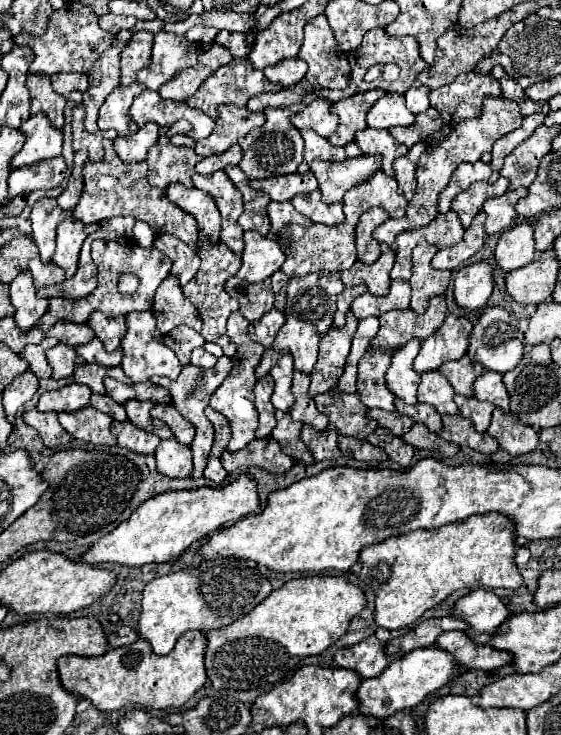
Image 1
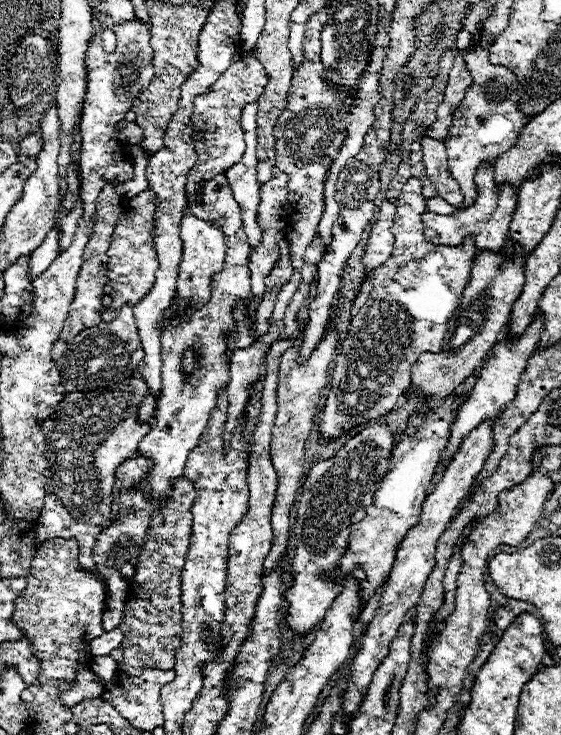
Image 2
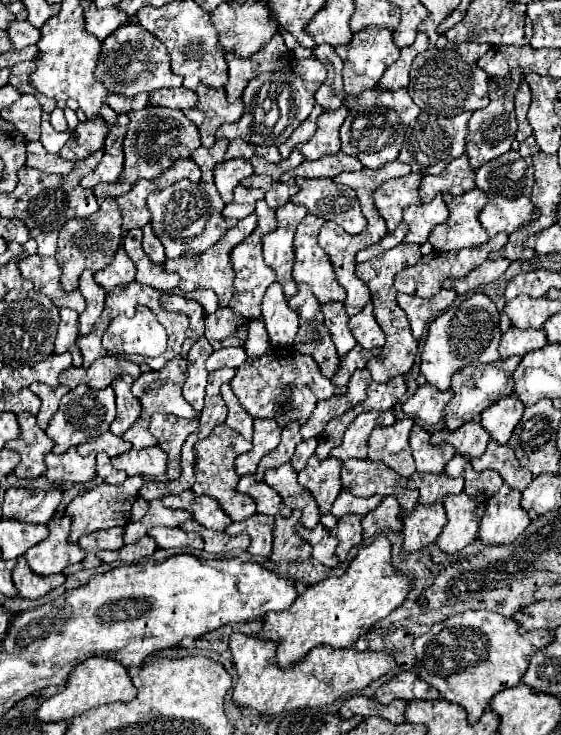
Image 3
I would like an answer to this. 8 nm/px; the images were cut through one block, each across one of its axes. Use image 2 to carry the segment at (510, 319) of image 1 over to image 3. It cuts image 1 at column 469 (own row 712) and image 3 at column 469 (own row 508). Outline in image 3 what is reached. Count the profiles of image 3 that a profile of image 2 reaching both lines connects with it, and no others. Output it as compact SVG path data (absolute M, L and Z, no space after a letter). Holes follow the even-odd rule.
M466 422L464 426L460 426L454 432L440 430L430 436L432 444L448 442L456 448L458 454L466 454L468 458L480 456L480 452L486 450L488 440L490 440L490 434L488 434L488 430L484 430L484 426L480 422Z

